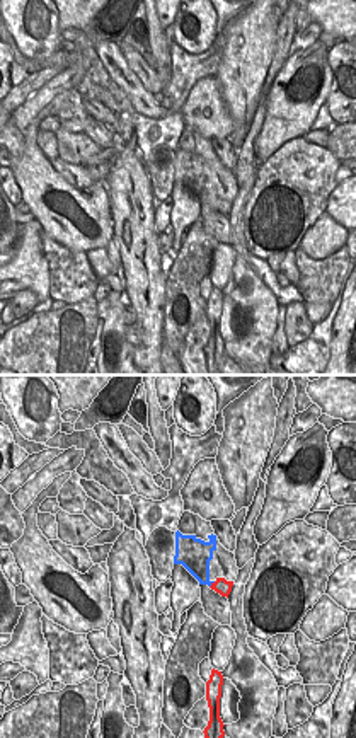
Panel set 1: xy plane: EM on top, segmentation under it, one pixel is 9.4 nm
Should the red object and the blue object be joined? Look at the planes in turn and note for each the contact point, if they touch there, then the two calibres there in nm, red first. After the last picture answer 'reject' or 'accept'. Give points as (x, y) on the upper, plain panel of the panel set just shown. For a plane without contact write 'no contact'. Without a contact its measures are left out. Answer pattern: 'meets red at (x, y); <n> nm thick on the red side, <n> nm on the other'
meets red at (212, 203); 140 nm thick on the red side, 220 nm on the other

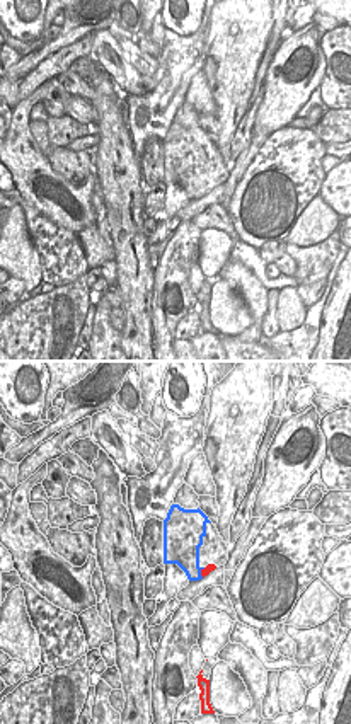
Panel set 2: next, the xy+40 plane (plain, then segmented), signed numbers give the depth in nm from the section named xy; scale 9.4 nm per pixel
meets red at (201, 191); 70 nm thick on the red side, 280 nm on the other

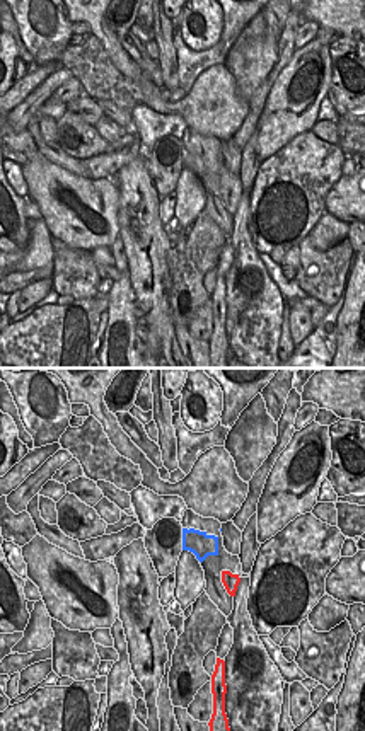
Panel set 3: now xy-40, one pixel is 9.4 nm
no contact

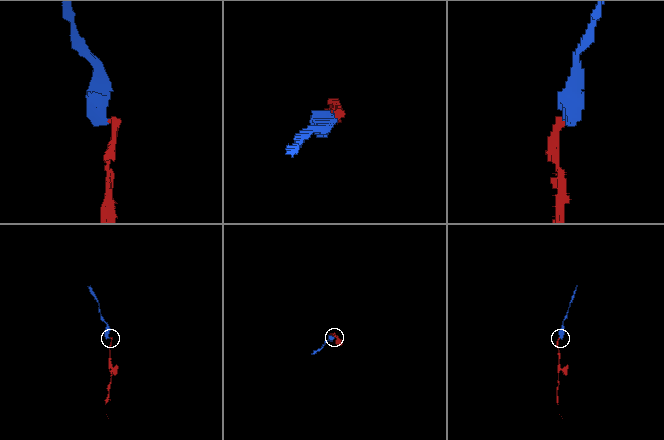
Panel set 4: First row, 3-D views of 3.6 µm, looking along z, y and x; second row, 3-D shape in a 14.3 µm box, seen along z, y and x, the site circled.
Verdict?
reject

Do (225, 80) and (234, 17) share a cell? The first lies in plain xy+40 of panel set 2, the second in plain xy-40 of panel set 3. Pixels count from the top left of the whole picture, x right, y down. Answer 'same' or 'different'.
different

